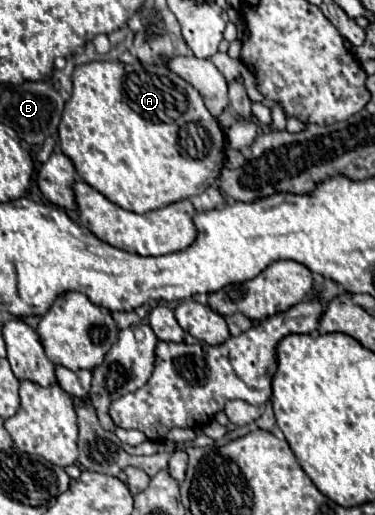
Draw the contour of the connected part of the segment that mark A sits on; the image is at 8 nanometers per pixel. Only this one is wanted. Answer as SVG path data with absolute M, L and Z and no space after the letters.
M91 61L91 63L75 67L75 71L73 71L73 93L71 93L71 99L65 103L63 119L59 123L59 147L73 161L79 177L85 183L89 183L99 193L103 193L115 205L119 205L127 211L135 211L135 213L155 211L155 209L167 207L171 203L177 203L181 199L189 199L189 197L203 193L207 187L215 185L215 181L217 181L217 177L223 169L223 163L225 163L225 133L223 133L219 121L207 111L199 91L193 85L189 85L179 75L175 75L173 71L169 71L165 67L153 67L153 77L149 77L149 73L143 69L143 65L139 65L139 63L125 65L121 61Z

